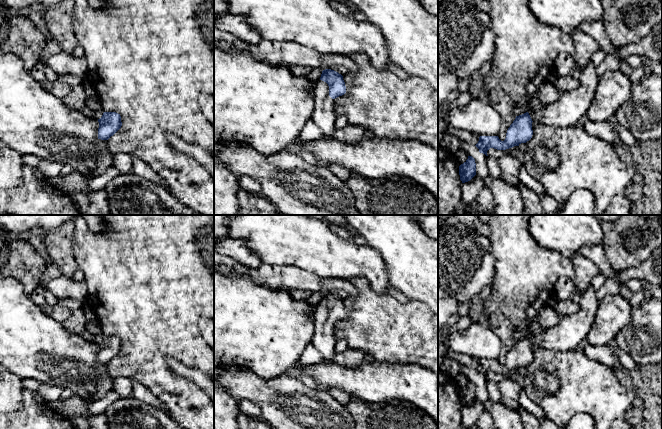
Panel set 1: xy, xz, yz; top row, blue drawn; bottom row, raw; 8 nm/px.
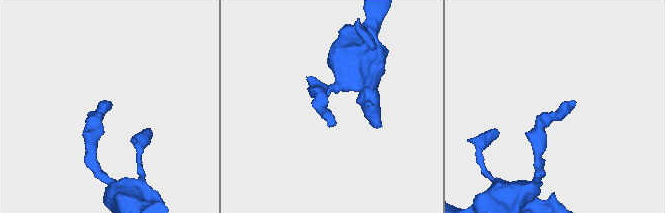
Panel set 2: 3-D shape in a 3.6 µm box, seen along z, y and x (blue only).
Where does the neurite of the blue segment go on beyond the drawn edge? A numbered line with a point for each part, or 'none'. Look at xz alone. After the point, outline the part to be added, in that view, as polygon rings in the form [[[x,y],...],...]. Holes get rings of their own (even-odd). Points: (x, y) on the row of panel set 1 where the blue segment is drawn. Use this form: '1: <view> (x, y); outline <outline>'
1: xz (324, 117); outline [[[319,80],[314,87],[314,110],[312,121],[320,128],[323,138],[334,139],[336,132],[334,99],[329,96],[329,86]]]

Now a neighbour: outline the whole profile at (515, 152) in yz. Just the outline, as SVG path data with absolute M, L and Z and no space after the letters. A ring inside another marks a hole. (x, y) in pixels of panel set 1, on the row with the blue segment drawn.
M514 146L512 148L506 149L506 150L497 150L494 148L490 148L487 151L487 155L493 156L495 158L501 158L502 156L512 156L517 159L521 159L522 152L520 151L518 146Z

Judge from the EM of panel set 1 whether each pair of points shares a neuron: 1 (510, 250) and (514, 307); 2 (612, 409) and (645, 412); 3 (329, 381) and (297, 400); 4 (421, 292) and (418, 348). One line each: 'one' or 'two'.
1: one
2: two
3: two
4: two

